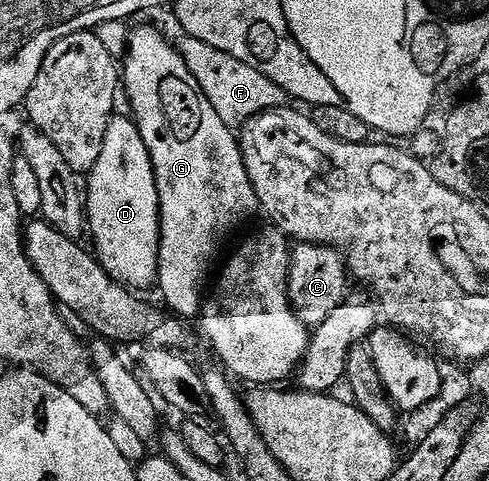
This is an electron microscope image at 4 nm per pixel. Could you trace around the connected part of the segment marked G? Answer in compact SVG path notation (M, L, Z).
M142 26L130 38L130 48L126 52L126 66L124 62L124 94L130 97L130 106L132 117L138 123L138 131L144 140L144 144L150 153L150 159L154 165L154 175L156 176L156 184L158 185L158 199L160 200L160 212L162 213L162 246L158 249L158 281L157 289L162 289L162 298L166 301L165 309L169 313L183 319L197 319L204 310L204 297L202 298L202 289L206 286L206 277L210 274L210 269L214 266L214 261L218 258L218 253L222 250L222 245L230 238L230 233L237 228L241 222L246 222L255 213L259 213L260 207L258 197L252 186L252 180L246 171L244 164L244 156L242 155L242 147L236 134L233 134L231 127L224 120L220 120L220 116L216 112L216 108L212 108L212 104L208 100L208 96L200 88L200 84L196 80L196 76L192 76L192 72L188 68L185 58L177 49L170 47L170 42L158 30L153 30L150 26Z

